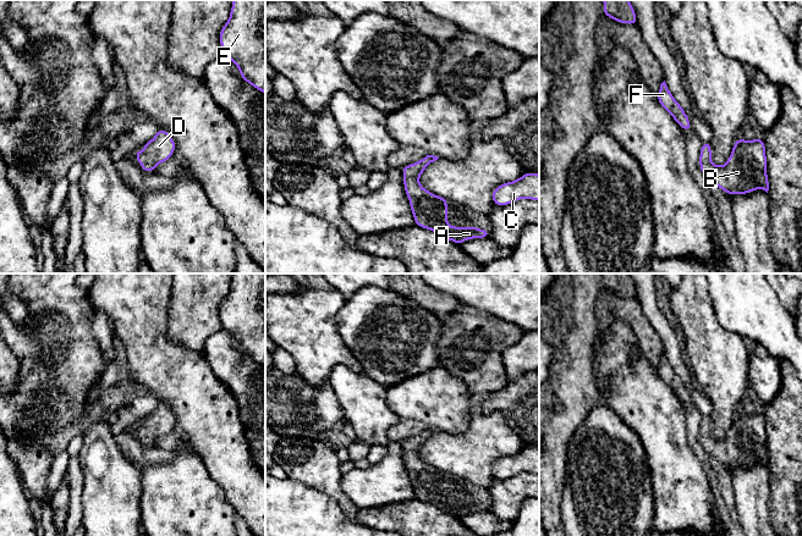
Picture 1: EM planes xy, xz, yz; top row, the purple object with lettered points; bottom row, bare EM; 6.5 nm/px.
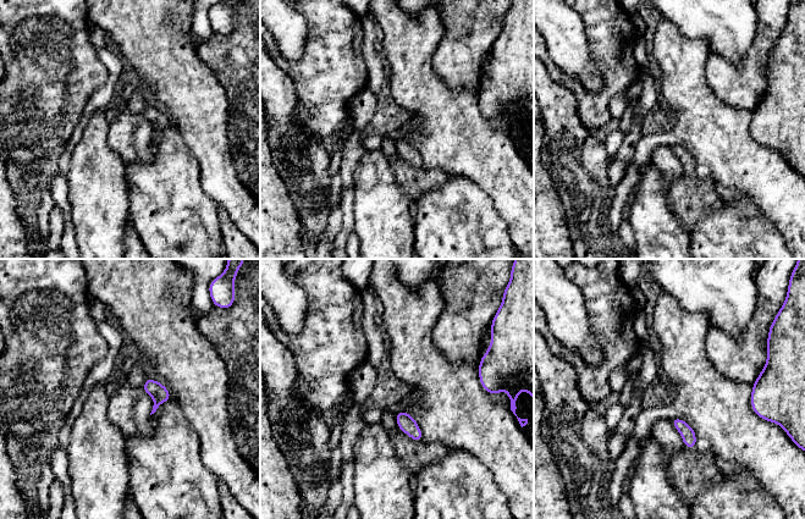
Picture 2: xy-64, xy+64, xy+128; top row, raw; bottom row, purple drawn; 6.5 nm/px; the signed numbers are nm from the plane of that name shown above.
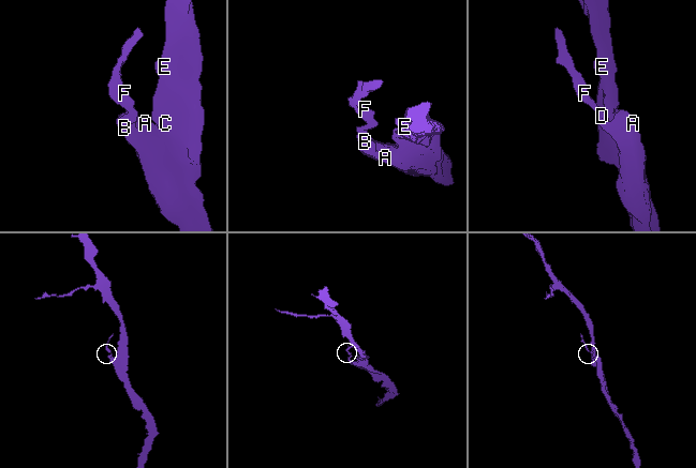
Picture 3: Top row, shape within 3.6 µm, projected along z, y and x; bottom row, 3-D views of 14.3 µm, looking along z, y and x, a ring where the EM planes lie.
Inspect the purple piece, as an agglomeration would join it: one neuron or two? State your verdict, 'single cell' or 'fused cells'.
single cell

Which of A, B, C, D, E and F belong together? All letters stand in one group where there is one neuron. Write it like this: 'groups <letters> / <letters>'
groups A B C D E F

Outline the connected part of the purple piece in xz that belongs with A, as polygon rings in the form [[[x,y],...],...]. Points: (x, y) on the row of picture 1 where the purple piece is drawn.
[[[427,155],[421,161],[401,168],[405,192],[410,200],[411,211],[414,216],[414,225],[430,230],[458,245],[467,239],[489,238],[490,230],[480,230],[476,226],[449,227],[447,199],[433,194],[419,184],[419,176],[428,165],[438,159],[438,156]]]

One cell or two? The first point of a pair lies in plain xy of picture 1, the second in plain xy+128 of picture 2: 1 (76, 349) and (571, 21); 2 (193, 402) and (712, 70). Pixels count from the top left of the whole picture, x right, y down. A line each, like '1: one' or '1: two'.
1: two
2: two

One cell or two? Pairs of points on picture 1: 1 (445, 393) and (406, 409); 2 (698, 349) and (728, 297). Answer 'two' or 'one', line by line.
1: one
2: two

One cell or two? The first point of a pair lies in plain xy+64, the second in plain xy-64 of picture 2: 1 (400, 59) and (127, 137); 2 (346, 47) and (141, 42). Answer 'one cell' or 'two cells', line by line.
1: two cells
2: two cells

